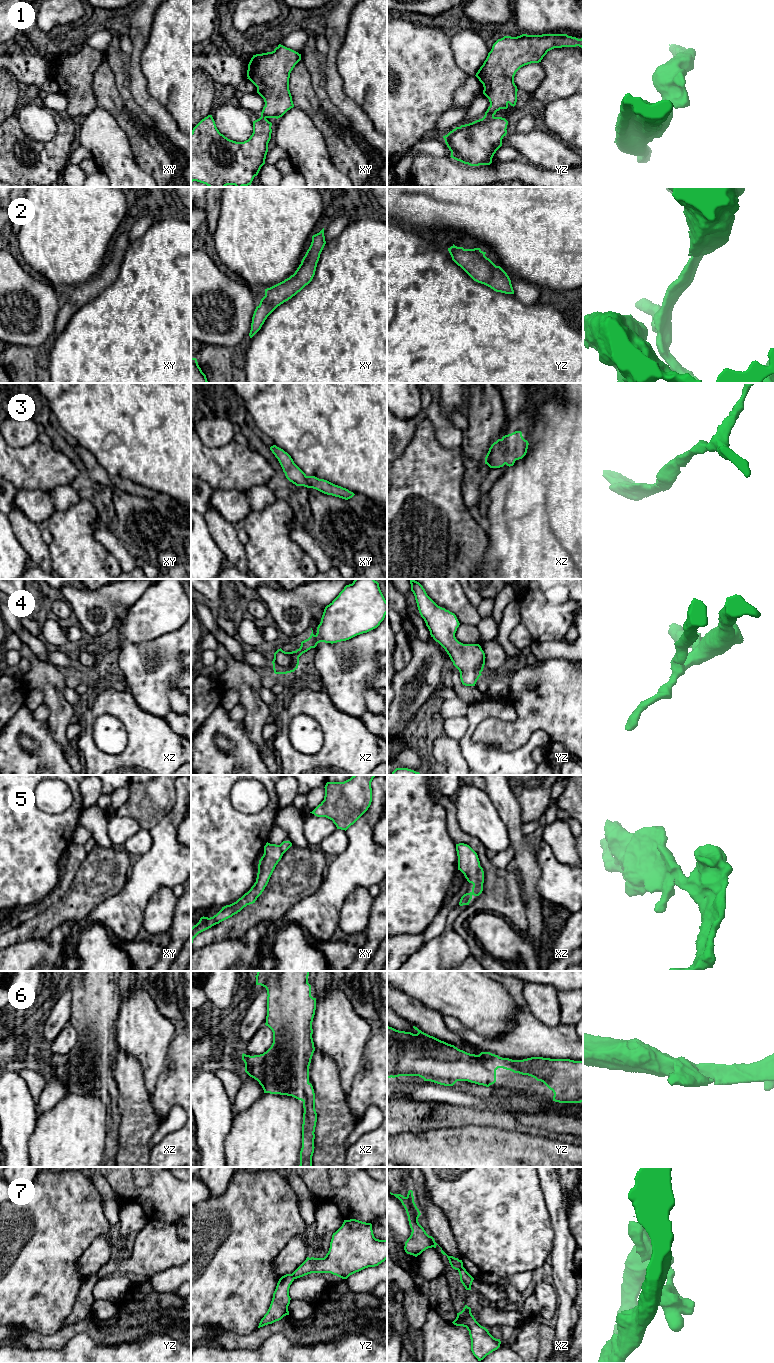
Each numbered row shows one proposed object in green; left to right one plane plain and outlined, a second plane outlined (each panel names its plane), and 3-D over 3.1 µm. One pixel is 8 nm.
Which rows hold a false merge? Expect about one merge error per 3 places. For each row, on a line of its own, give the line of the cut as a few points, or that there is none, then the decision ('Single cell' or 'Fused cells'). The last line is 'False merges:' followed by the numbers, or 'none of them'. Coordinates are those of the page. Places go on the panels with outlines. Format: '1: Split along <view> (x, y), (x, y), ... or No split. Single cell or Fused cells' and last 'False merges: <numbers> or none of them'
1: No split. Single cell
2: No split. Single cell
3: No split. Single cell
4: No split. Single cell
5: No split. Single cell
6: No split. Single cell
7: Split along yz (291, 1274), (295, 1278). Fused cells
False merges: 7

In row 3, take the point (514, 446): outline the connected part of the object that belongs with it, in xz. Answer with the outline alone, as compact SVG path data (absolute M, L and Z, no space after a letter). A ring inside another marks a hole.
M521 431L505 435L491 445L485 457L485 464L490 468L500 468L505 464L513 466L516 460L526 455L528 445Z

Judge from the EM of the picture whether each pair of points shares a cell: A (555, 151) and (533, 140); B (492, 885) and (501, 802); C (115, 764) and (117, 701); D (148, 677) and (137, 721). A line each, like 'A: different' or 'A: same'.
A: same
B: different
C: same
D: different

